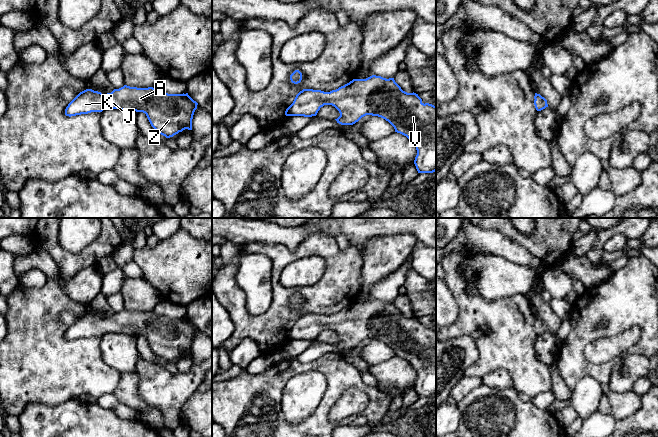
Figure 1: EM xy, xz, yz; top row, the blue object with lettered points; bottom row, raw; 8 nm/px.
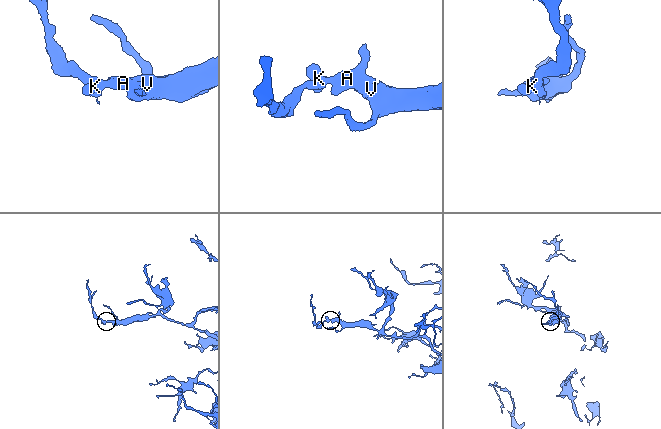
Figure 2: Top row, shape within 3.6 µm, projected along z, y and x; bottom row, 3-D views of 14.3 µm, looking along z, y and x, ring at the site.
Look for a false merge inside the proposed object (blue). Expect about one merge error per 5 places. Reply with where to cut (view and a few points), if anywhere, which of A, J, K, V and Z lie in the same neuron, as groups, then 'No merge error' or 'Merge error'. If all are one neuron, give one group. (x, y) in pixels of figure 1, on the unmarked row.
No split. Groups: A J K V Z. No merge error

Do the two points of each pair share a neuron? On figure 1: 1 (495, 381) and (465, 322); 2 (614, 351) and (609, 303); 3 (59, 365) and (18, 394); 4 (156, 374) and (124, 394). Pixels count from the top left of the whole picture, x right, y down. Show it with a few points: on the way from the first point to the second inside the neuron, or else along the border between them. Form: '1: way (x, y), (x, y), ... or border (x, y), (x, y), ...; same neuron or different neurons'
1: border (481, 377), (502, 368), (510, 375), (512, 381); different neurons
2: border (634, 327), (614, 335), (600, 336), (589, 342); different neurons
3: way (49, 369), (43, 369), (28, 384); same neuron
4: border (135, 370), (138, 375), (138, 394), (148, 405); different neurons

